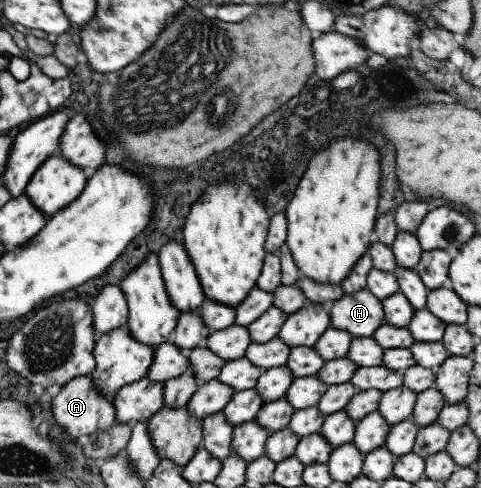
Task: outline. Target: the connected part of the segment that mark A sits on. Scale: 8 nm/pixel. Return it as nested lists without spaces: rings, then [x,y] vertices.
[[[77,376],[69,380],[60,388],[58,395],[52,398],[50,412],[52,419],[57,422],[71,438],[83,440],[93,431],[102,431],[109,428],[115,422],[115,410],[112,402],[105,400],[105,397],[91,384],[91,378]]]

